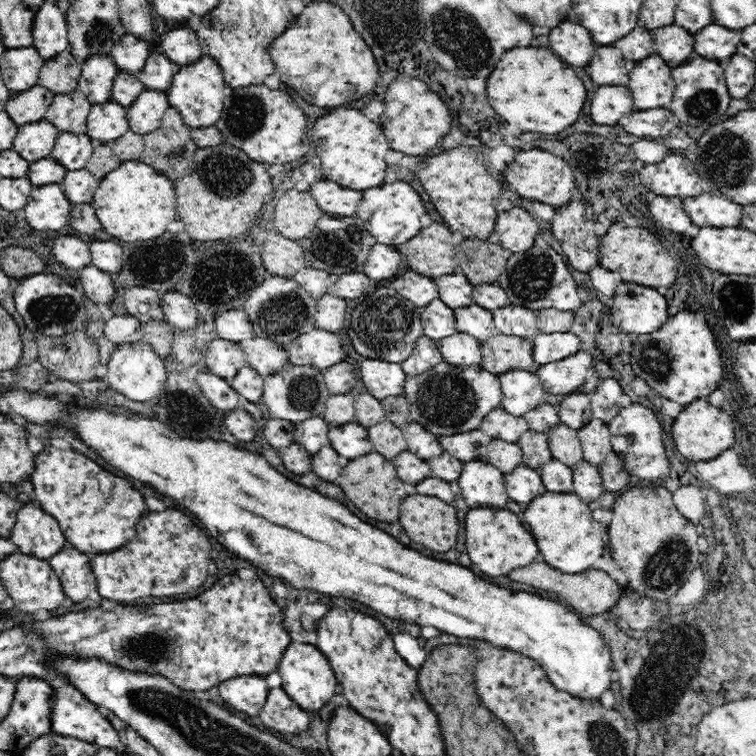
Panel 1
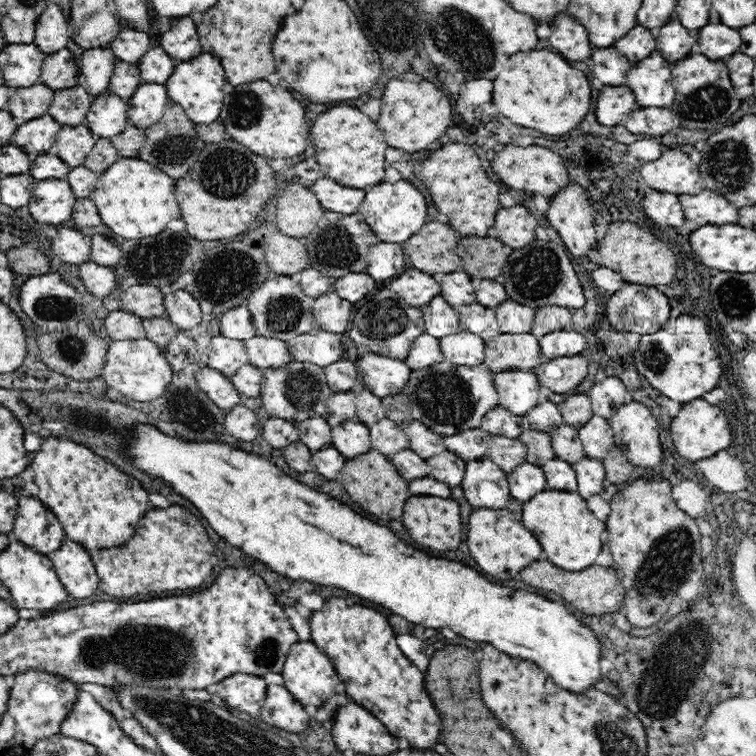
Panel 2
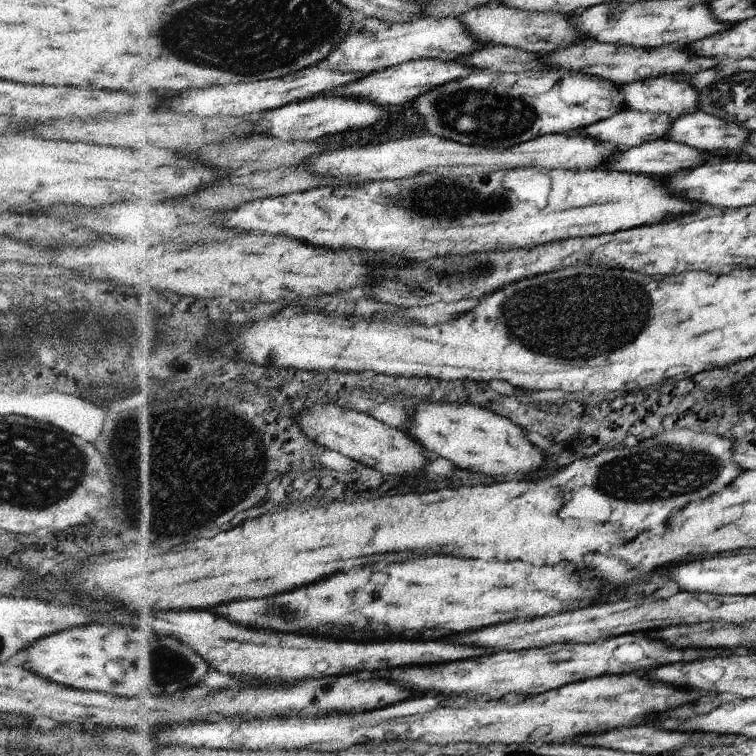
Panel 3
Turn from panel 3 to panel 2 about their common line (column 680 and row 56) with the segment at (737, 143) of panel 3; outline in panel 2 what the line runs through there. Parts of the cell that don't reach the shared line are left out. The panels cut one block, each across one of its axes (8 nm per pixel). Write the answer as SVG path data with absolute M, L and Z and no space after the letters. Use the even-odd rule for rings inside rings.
M123 25L110 47L118 61L138 65L140 59L150 50L150 40L147 32L138 32Z

